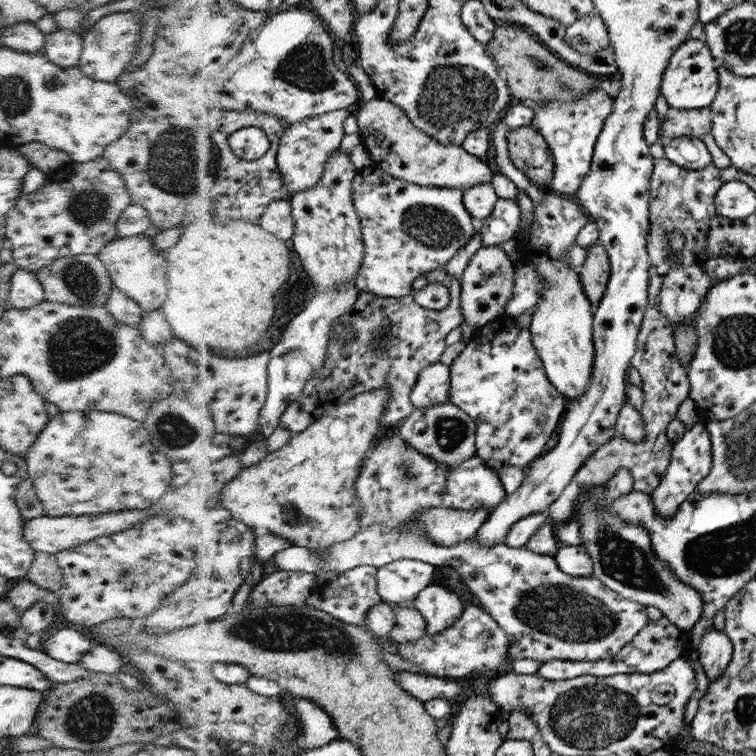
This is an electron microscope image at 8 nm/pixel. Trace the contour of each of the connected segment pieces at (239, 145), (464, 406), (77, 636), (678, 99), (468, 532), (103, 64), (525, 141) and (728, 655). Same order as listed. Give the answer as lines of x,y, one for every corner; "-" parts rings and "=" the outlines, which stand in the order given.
258,127
243,128
231,135
230,143
234,152
244,160
260,160
266,156
270,142
265,129
=
499,322
478,327
471,338
471,342
465,346
464,351
460,353
456,360
454,360
454,363
450,364
449,374
451,384
448,393
448,402
458,406
458,408
462,410
465,410
465,412
468,413
476,422
476,455
485,463
486,466
497,471
504,470
505,466
514,466
524,470
524,466
528,466
530,462
533,462
533,460
542,456
546,442
552,438
552,432
556,430
556,426
558,426
558,422
560,422
560,418
562,418
562,414
564,414
564,410
566,410
567,398
564,398
564,395
558,392
558,390
554,388
552,382
550,382
549,376
545,372
544,362
538,356
537,350
534,348
533,333
531,333
529,329
523,329
517,324
515,324
514,328
502,329
=
64,628
56,633
51,633
51,637
49,634
49,638
42,642
42,650
56,660
75,663
90,650
94,643
91,630
78,632
72,628
=
704,38
687,40
670,59
662,79
662,96
669,107
690,110
709,107
720,90
720,76
714,56
=
430,507
417,514
417,527
433,541
451,547
472,539
489,517
490,508
465,511
446,507
=
118,11
103,16
83,34
83,45
79,60
82,72
94,80
116,82
136,52
142,22
134,11
=
529,126
512,130
507,136
507,149
513,165
540,188
549,188
553,182
556,164
552,149
540,132
=
712,626
704,635
697,648
698,660
707,679
712,681
723,676
733,658
733,643
726,636

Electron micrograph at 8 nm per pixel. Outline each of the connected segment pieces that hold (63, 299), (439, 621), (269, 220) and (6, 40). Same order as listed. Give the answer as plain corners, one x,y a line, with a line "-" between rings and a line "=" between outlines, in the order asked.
97,254
68,255
59,258
50,266
43,266
37,270
35,275
43,286
45,300
70,306
105,304
114,287
105,264
=
437,571
431,585
420,592
417,600
413,602
428,621
427,636
438,636
446,632
446,629
461,618
465,610
458,595
444,587
445,577
442,571
=
291,199
275,200
261,218
261,225
271,233
292,240
297,227
=
17,22
1,32
4,47
27,52
45,52
45,34
32,22

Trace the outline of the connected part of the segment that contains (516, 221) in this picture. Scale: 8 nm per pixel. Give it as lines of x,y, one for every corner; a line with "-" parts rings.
498,198
490,216
482,222
481,234
483,247
496,247
502,242
515,238
520,231
520,207
516,200

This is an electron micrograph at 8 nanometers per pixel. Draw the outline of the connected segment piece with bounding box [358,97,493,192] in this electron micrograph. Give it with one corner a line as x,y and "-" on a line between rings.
377,97
366,103
358,113
358,124
363,145
371,150
376,165
402,180
440,188
459,188
463,192
479,184
492,184
490,166
461,146
444,145
426,135
414,124
409,113
394,102

